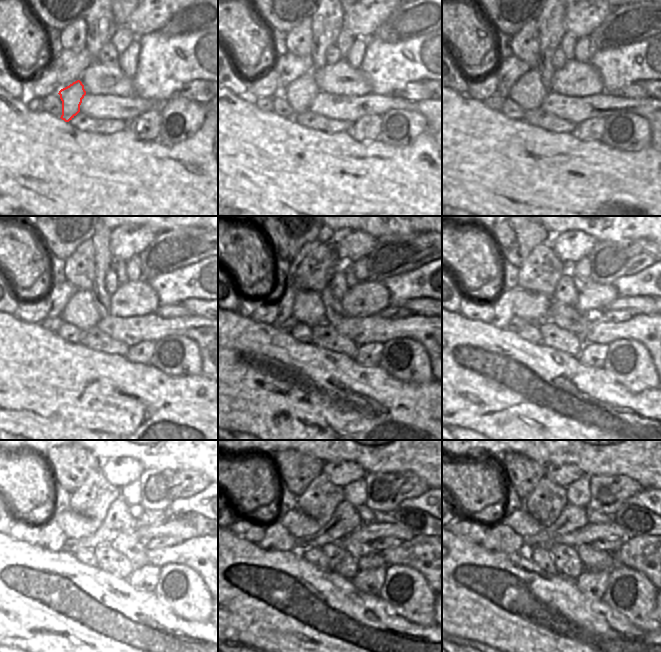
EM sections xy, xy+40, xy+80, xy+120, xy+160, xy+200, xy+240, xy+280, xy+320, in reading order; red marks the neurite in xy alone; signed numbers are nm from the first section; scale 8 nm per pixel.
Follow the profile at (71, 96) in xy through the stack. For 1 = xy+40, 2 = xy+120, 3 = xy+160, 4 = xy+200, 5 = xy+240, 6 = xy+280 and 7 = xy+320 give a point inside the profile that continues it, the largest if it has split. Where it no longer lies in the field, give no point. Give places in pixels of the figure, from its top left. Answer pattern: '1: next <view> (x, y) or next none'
1: next xy+40 (300, 93)
2: next xy+120 (80, 311)
3: next xy+160 (308, 309)
4: next xy+200 (531, 306)
5: next xy+240 (73, 525)
6: next xy+280 (300, 525)
7: next xy+320 (522, 523)

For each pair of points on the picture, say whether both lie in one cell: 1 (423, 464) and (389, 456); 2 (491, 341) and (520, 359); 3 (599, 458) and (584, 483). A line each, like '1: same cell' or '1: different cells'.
1: same cell
2: same cell
3: different cells

